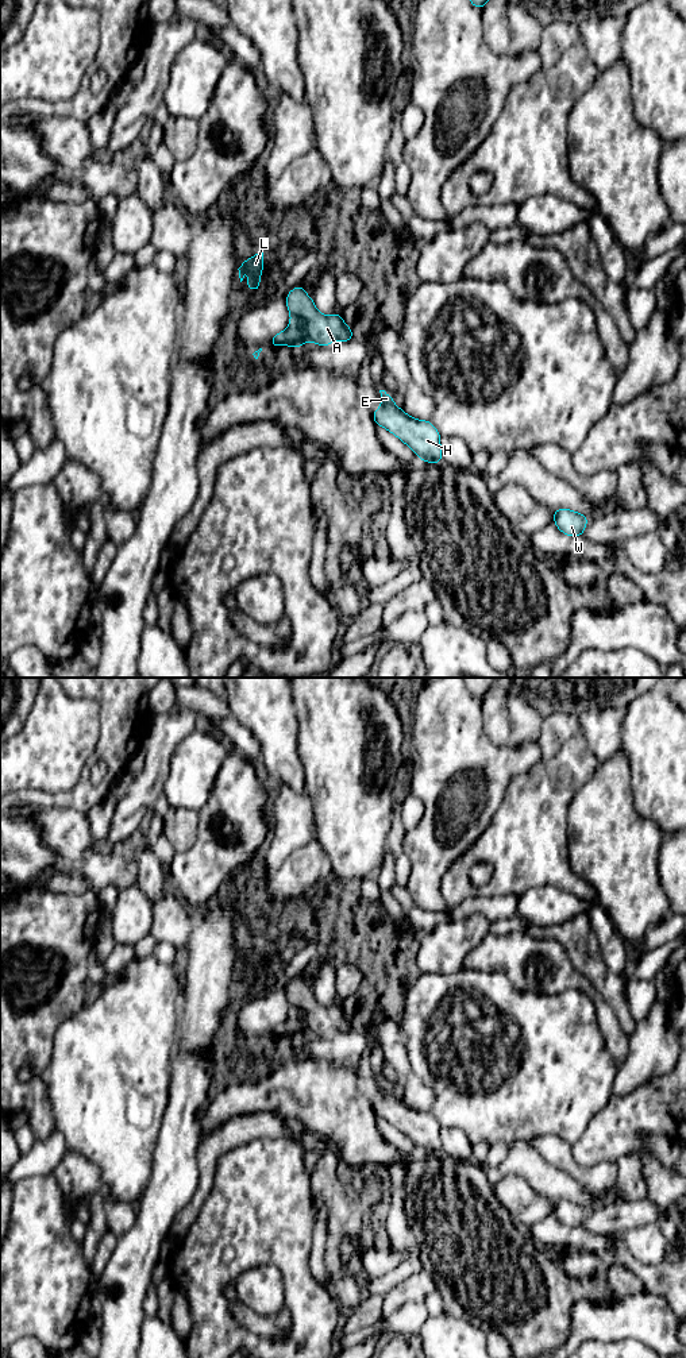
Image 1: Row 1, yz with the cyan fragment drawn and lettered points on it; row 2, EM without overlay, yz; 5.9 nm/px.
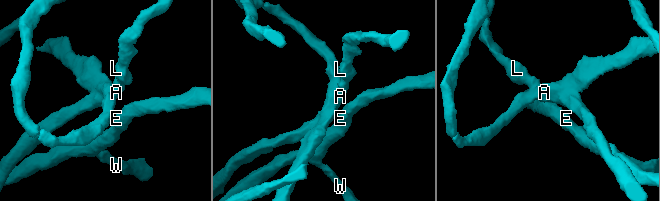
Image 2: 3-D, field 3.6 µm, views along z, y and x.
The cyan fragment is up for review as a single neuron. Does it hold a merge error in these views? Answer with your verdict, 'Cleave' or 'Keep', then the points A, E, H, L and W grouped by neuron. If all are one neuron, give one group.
Cleave. Groups: A L / E H W

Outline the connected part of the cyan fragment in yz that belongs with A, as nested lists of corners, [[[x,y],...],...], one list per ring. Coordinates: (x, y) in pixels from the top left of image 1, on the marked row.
[[[301,285],[288,293],[286,306],[292,320],[304,325],[313,344],[325,347],[334,342],[352,342],[352,328],[344,324],[342,315],[321,315]]]

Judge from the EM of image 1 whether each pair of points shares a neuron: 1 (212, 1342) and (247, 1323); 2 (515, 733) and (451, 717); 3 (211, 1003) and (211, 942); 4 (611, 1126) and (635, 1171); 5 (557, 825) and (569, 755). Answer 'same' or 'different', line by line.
1: different
2: different
3: same
4: different
5: same

